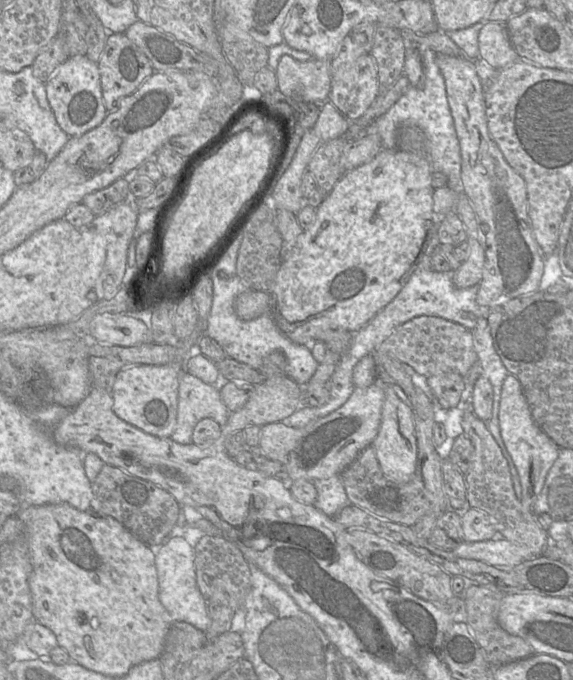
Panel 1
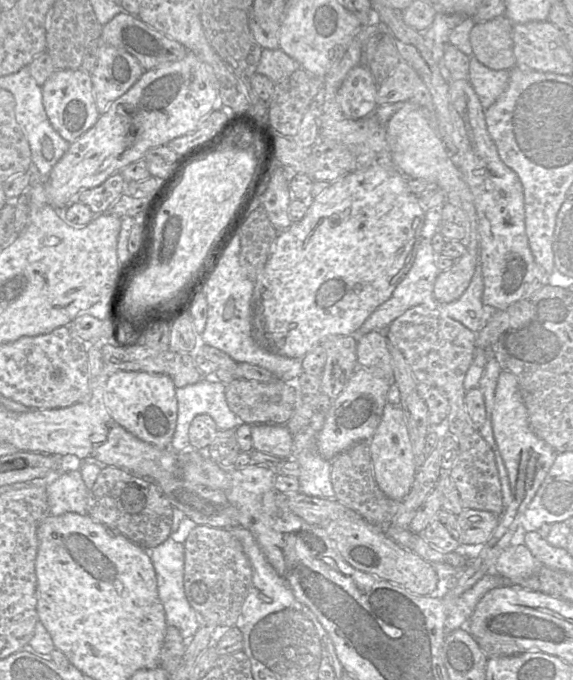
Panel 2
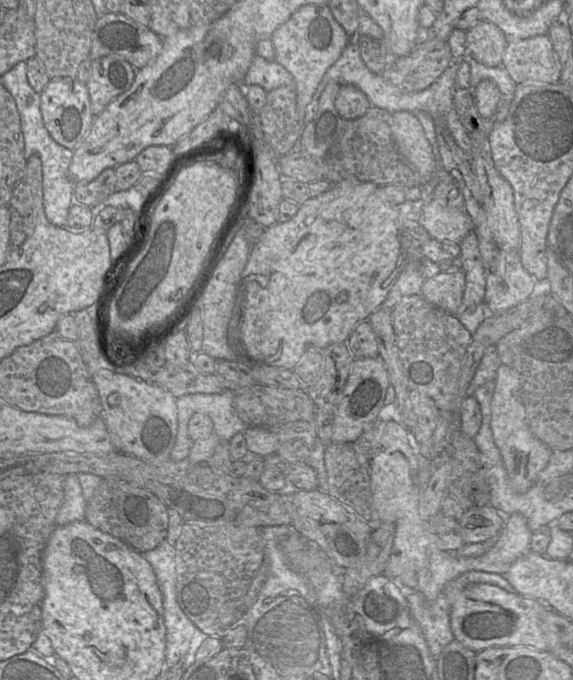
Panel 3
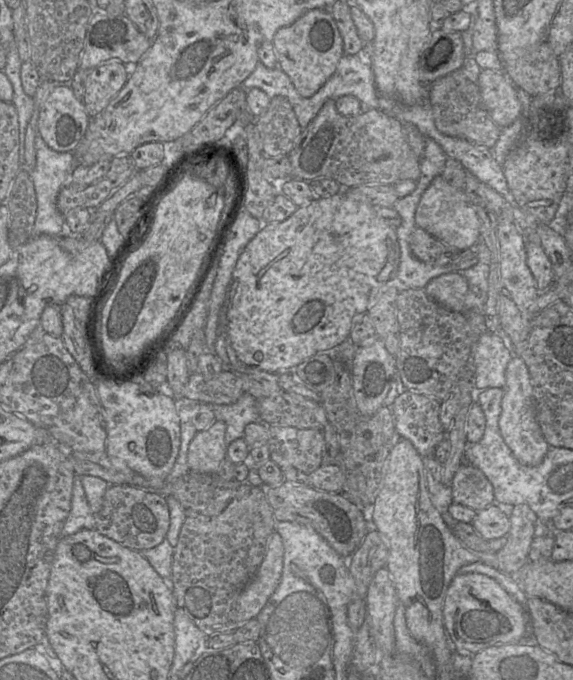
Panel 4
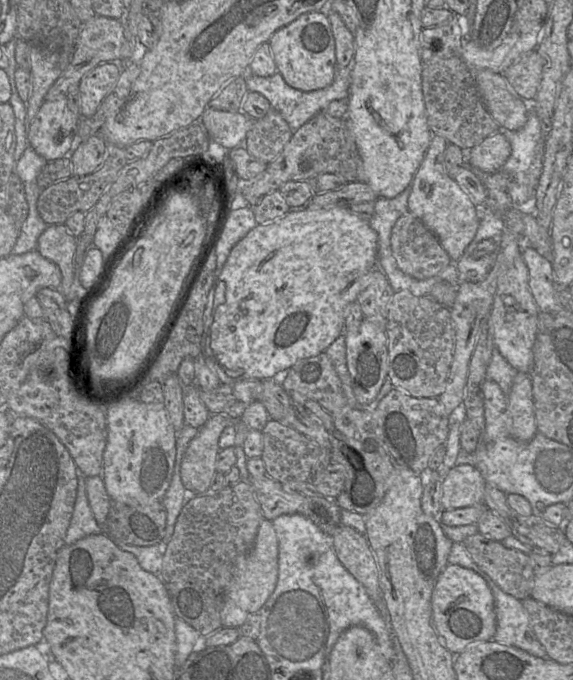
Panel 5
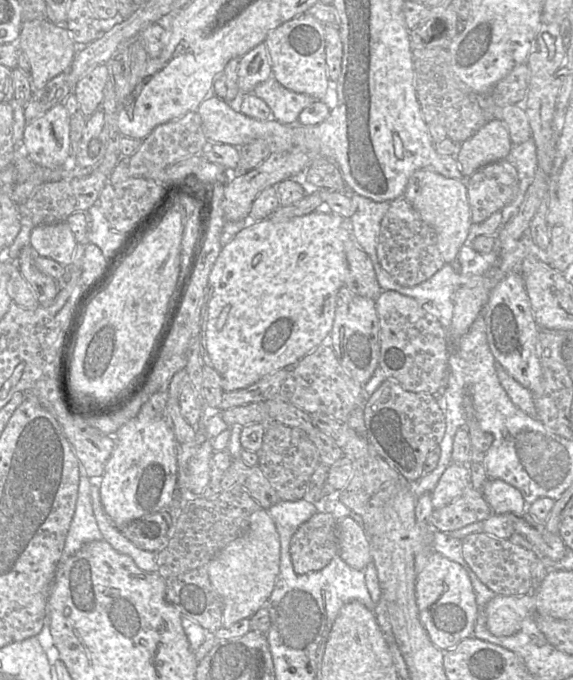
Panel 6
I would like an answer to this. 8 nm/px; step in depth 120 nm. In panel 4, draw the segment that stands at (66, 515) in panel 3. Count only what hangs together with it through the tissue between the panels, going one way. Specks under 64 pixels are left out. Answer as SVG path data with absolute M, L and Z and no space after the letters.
M77 475L74 477L71 509L63 526L62 537L73 535L82 529L95 529L94 514L87 502L81 477Z

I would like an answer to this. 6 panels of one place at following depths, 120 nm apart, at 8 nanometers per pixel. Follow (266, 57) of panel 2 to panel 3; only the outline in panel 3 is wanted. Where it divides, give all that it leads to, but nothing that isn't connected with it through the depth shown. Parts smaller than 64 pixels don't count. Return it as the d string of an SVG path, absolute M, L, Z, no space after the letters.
M255 54L243 77L244 86L259 85L267 92L280 86L294 86L291 73L275 60L266 60Z

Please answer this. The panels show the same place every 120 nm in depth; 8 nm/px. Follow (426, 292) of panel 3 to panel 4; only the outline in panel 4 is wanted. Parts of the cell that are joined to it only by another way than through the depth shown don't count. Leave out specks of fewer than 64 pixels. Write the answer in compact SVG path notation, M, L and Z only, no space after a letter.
M451 272L434 277L423 289L428 297L443 307L465 313L464 300L468 283L460 273Z

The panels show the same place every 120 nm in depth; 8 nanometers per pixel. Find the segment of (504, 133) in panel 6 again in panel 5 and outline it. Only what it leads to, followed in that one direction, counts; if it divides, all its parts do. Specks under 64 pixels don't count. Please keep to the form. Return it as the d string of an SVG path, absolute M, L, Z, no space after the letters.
M498 131L469 150L468 165L485 173L499 171L511 154L511 145Z

